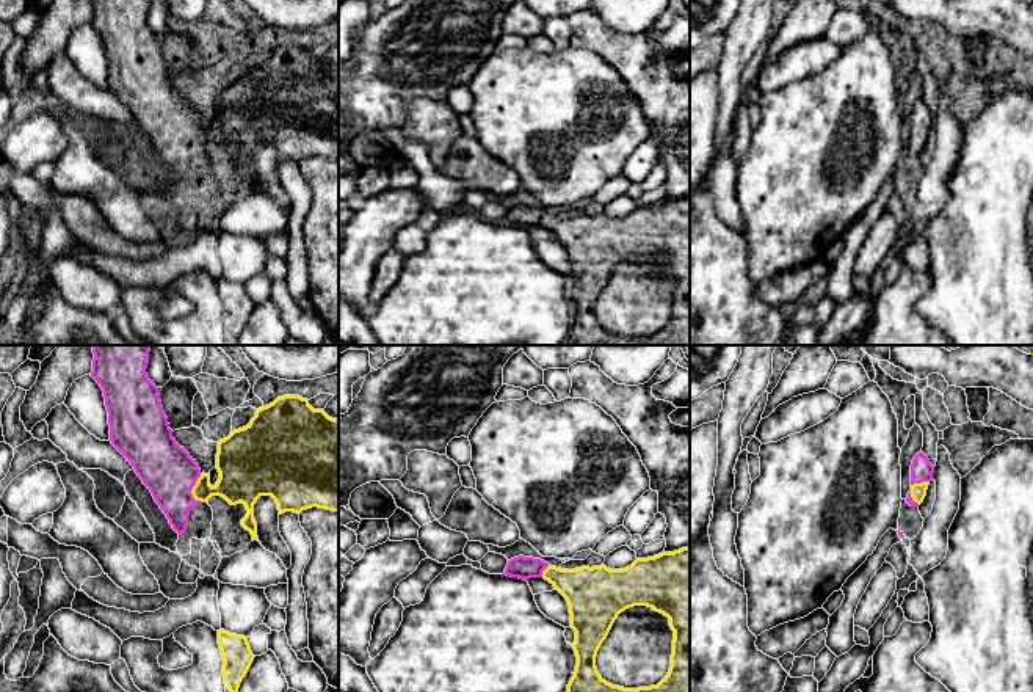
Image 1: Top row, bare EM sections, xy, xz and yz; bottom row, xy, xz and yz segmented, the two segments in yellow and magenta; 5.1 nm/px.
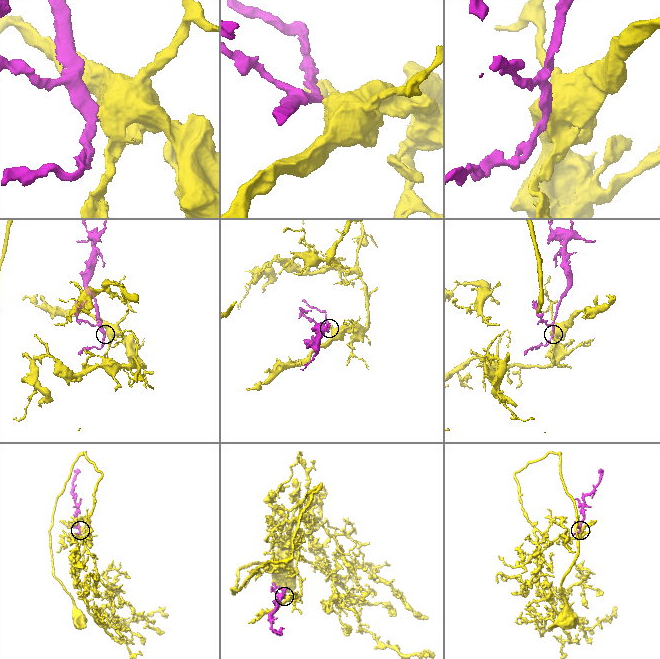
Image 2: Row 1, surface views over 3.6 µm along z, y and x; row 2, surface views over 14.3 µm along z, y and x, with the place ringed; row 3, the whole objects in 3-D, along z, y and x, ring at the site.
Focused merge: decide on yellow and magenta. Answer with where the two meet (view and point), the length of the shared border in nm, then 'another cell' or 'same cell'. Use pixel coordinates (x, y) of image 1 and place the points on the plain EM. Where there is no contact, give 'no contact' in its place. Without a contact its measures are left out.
xy (193, 137) | 150 nm | same cell

